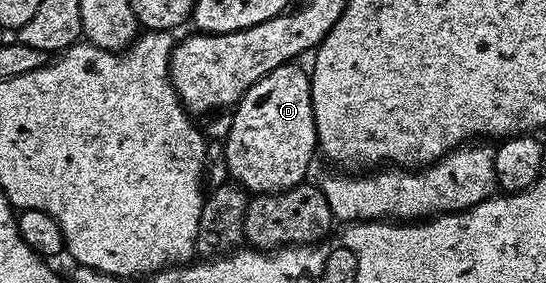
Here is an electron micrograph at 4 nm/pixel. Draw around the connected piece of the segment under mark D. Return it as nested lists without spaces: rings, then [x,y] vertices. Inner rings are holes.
[[[297,62],[281,63],[276,69],[272,69],[272,73],[268,73],[264,77],[260,77],[260,81],[256,81],[256,85],[252,85],[238,100],[233,108],[234,116],[230,119],[230,128],[226,131],[226,167],[230,170],[229,178],[237,183],[240,187],[245,187],[247,192],[257,193],[260,195],[270,195],[273,191],[287,191],[295,187],[297,183],[303,182],[307,178],[306,175],[310,171],[310,162],[314,159],[314,151],[319,150],[318,134],[316,133],[316,121],[312,113],[312,93],[310,92],[310,77],[307,68],[297,67]]]

